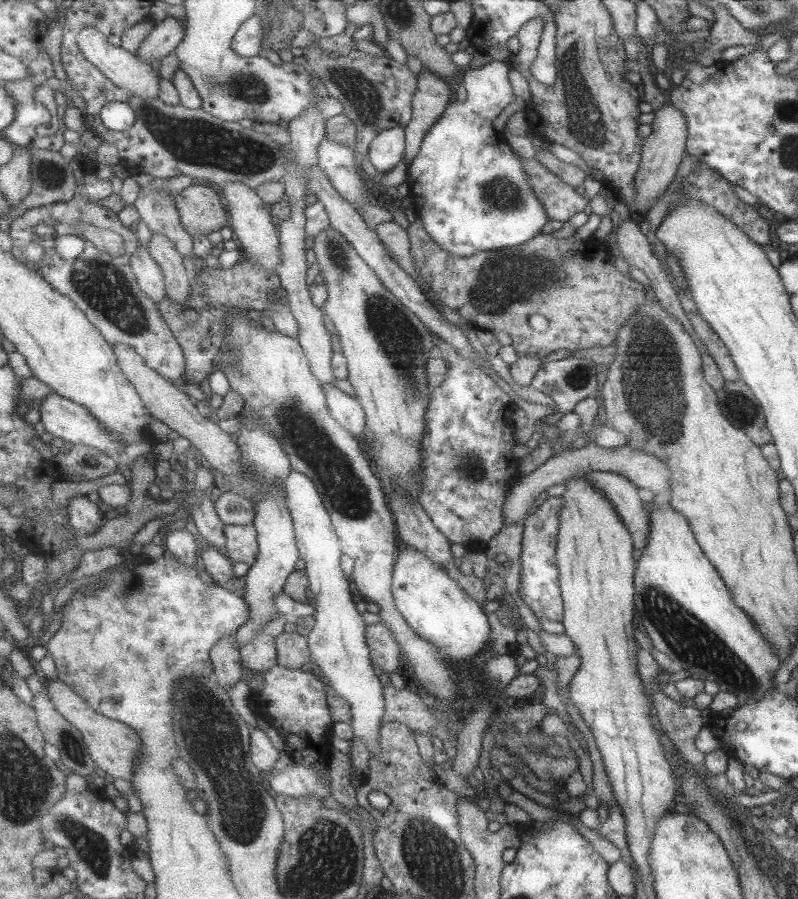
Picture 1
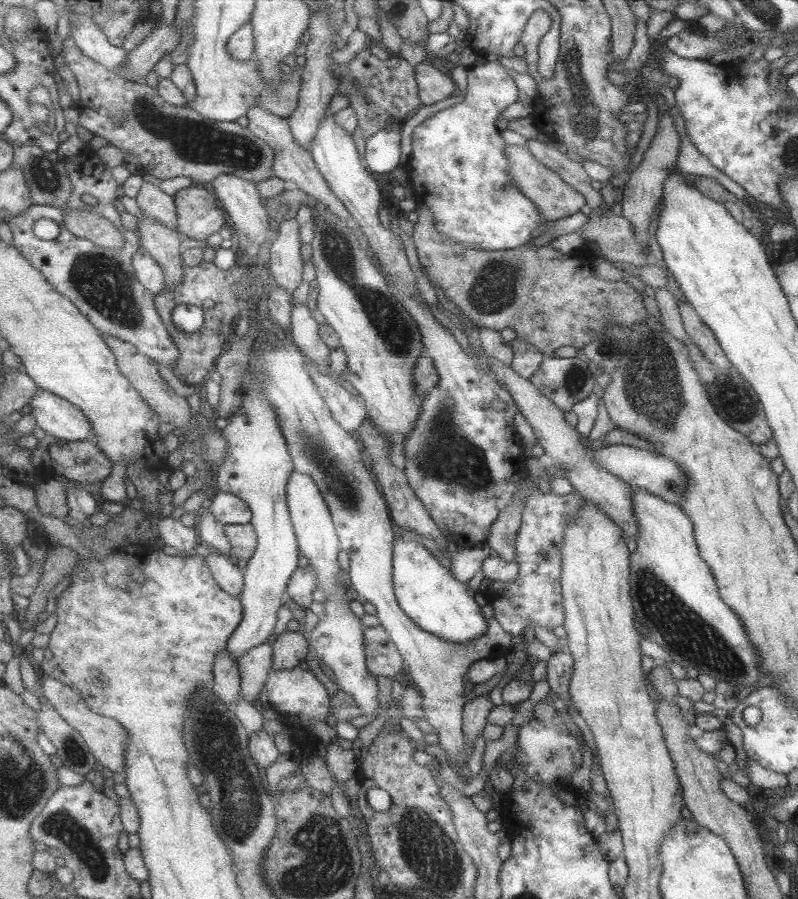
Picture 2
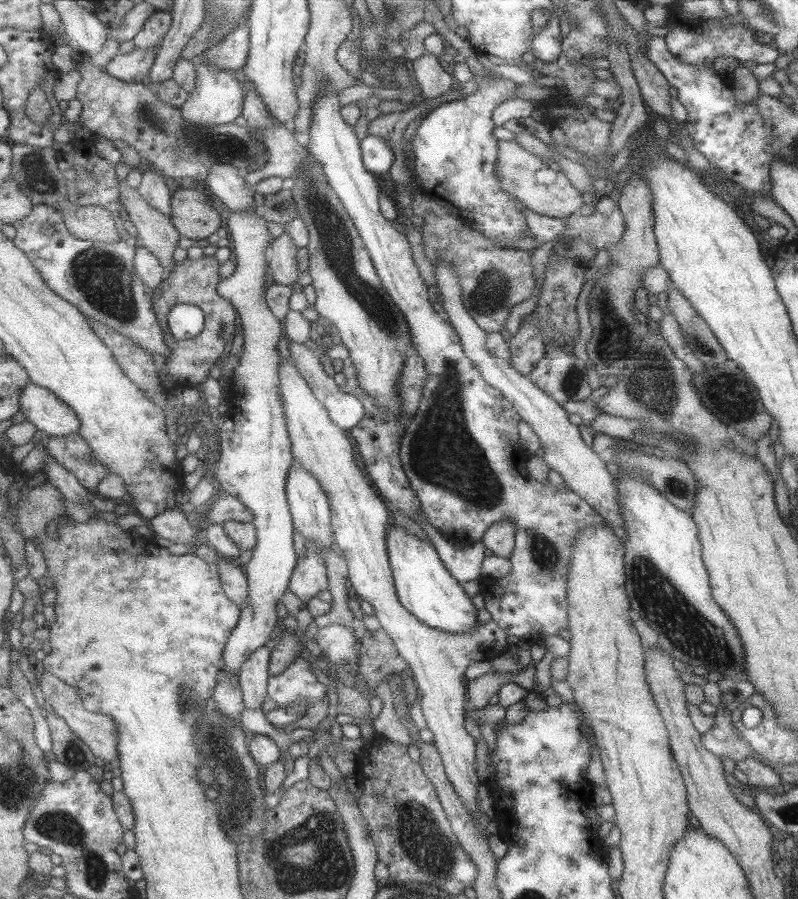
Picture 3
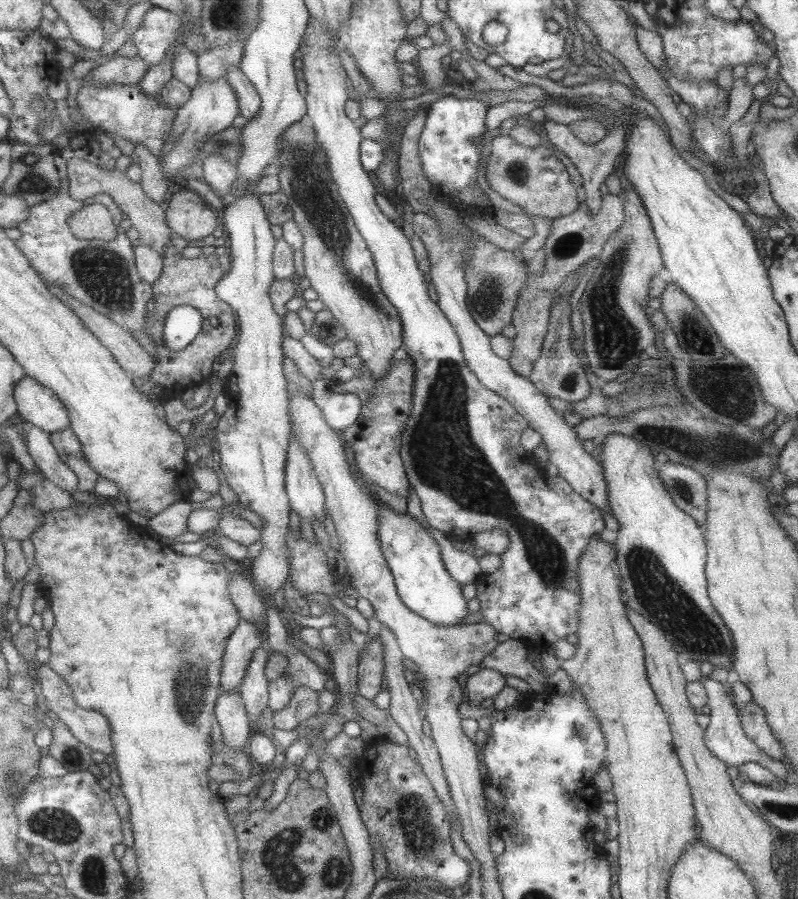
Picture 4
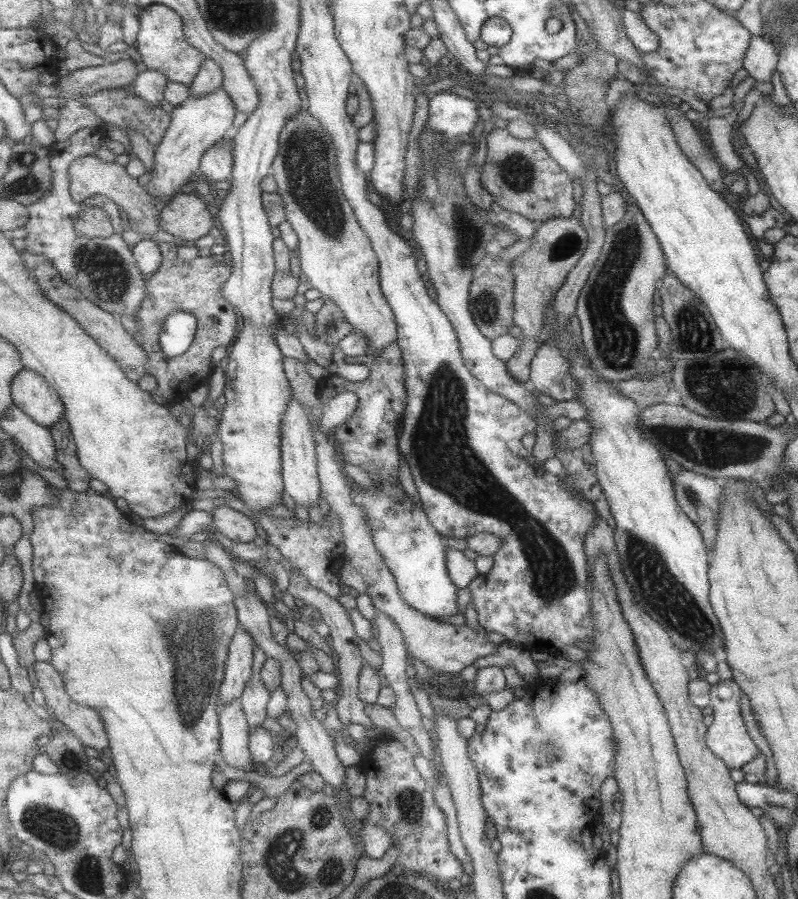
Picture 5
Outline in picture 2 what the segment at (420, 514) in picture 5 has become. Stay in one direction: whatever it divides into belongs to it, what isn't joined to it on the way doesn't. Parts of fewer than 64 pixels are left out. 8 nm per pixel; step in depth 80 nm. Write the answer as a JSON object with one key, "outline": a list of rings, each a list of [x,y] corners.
{"outline":[[[403,535],[394,544],[394,587],[401,608],[415,624],[445,642],[469,644],[488,631],[488,622],[473,601],[473,592],[419,540]]]}

